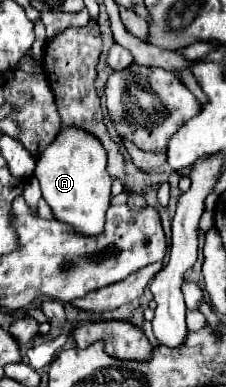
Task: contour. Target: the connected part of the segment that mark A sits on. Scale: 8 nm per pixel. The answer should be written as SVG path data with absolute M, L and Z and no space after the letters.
M63 128L55 140L37 158L33 176L39 180L43 198L51 206L57 220L71 224L77 232L101 234L105 212L111 200L111 176L107 172L107 154L101 142L81 128Z

